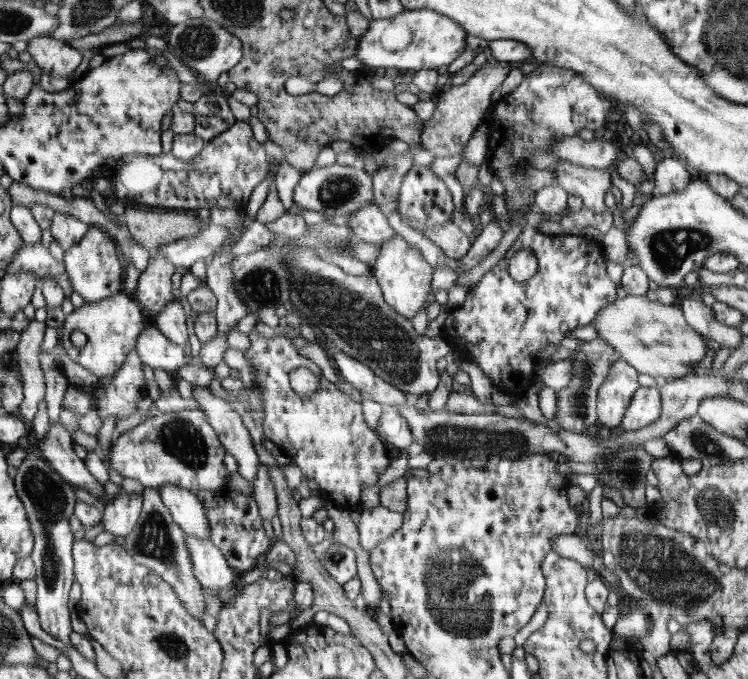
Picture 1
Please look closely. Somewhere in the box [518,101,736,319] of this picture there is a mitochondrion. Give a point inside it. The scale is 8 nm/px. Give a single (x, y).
(668, 248)

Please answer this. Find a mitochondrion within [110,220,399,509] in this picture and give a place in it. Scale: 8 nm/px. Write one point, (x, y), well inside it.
(181, 439)

